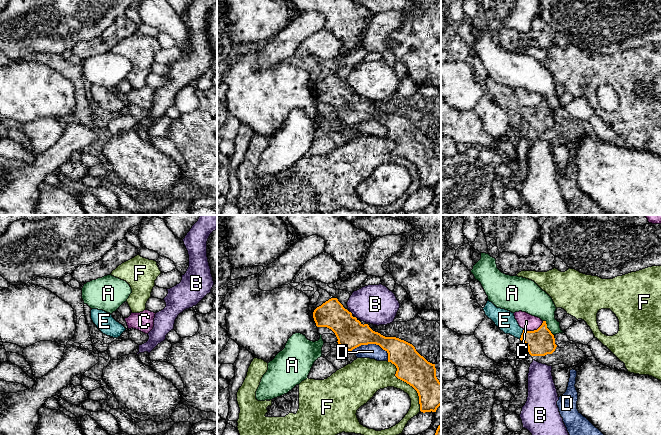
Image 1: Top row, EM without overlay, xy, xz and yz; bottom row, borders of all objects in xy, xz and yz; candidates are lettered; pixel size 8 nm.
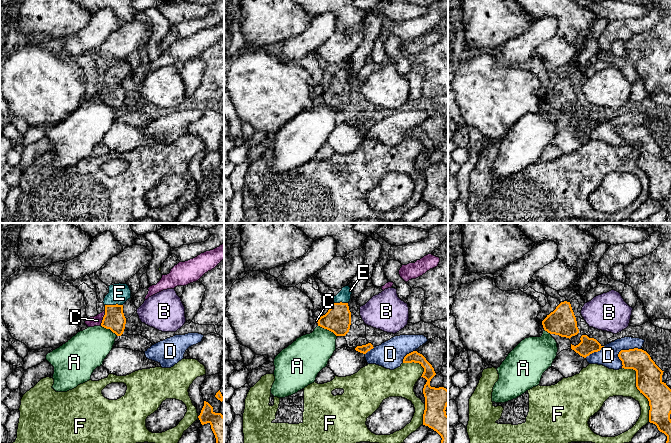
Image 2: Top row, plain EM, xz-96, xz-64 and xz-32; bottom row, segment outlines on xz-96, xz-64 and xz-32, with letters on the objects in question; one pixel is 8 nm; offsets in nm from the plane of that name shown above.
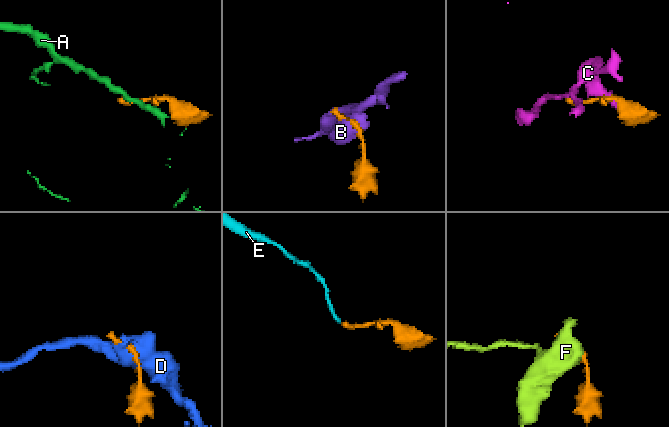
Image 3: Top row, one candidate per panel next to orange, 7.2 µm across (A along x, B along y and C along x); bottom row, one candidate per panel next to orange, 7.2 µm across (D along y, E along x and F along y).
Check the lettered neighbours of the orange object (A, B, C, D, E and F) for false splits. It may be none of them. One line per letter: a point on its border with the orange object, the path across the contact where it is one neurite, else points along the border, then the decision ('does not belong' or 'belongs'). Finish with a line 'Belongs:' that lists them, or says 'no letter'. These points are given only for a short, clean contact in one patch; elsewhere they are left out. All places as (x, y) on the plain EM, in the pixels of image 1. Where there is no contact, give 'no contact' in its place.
A: yz (547, 104) | along yz (543, 96), (553, 111) | does not belong
B: no contact | does not belong
C: yz (534, 106) | along yz (543, 97), (536, 105), (524, 106) | does not belong
D: xz (373, 119) | along xz (351, 126), (361, 121), (378, 120), (387, 129), (388, 136) | does not belong
E: yz (522, 110) | across yz (540, 118), (522, 110), (517, 108), (505, 96) | belongs
F: xz (407, 159) | does not belong
Belongs: E

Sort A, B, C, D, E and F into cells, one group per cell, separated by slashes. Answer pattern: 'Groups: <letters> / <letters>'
Groups: A / B / C / D / E / F

